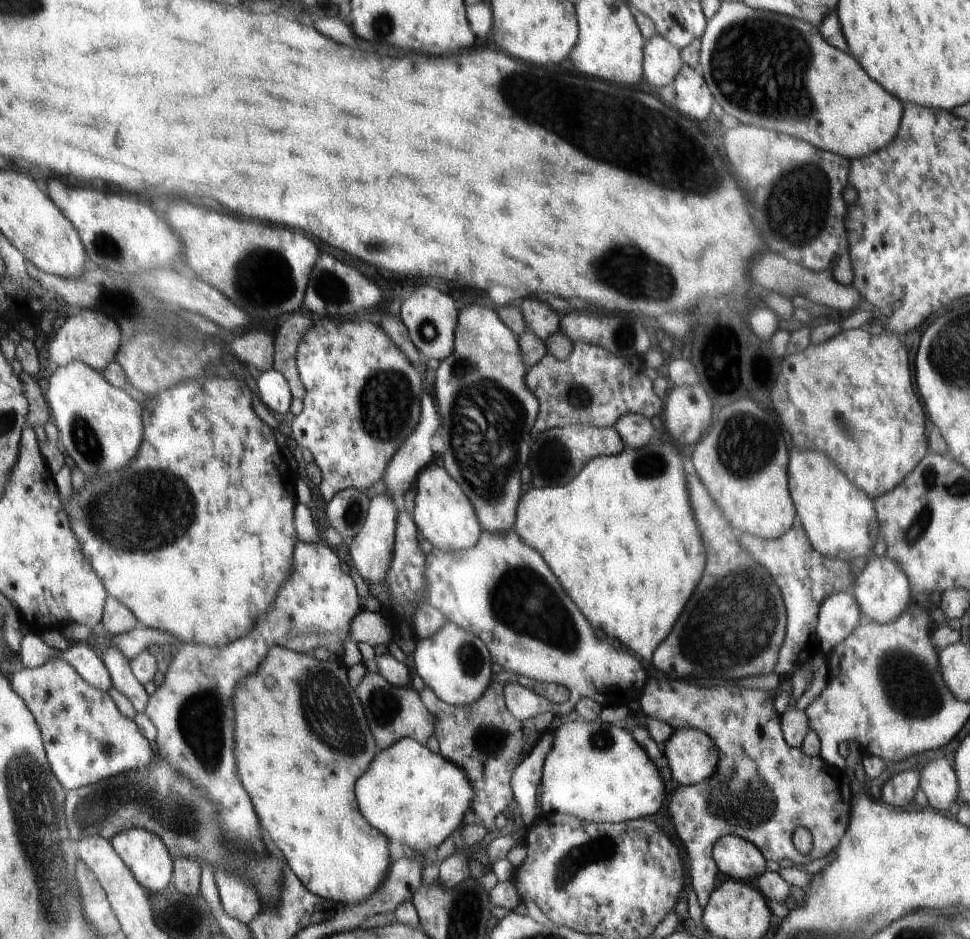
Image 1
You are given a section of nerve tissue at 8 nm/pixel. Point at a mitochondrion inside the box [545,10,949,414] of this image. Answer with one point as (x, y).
(761, 66)

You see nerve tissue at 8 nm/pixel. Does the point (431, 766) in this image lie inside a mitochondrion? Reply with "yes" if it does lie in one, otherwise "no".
no

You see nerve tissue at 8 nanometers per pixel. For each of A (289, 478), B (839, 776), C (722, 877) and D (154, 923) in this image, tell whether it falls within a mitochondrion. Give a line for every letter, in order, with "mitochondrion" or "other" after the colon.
A: other
B: other
C: other
D: other

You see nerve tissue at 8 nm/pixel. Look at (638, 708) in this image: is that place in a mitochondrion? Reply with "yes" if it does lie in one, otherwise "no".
no

